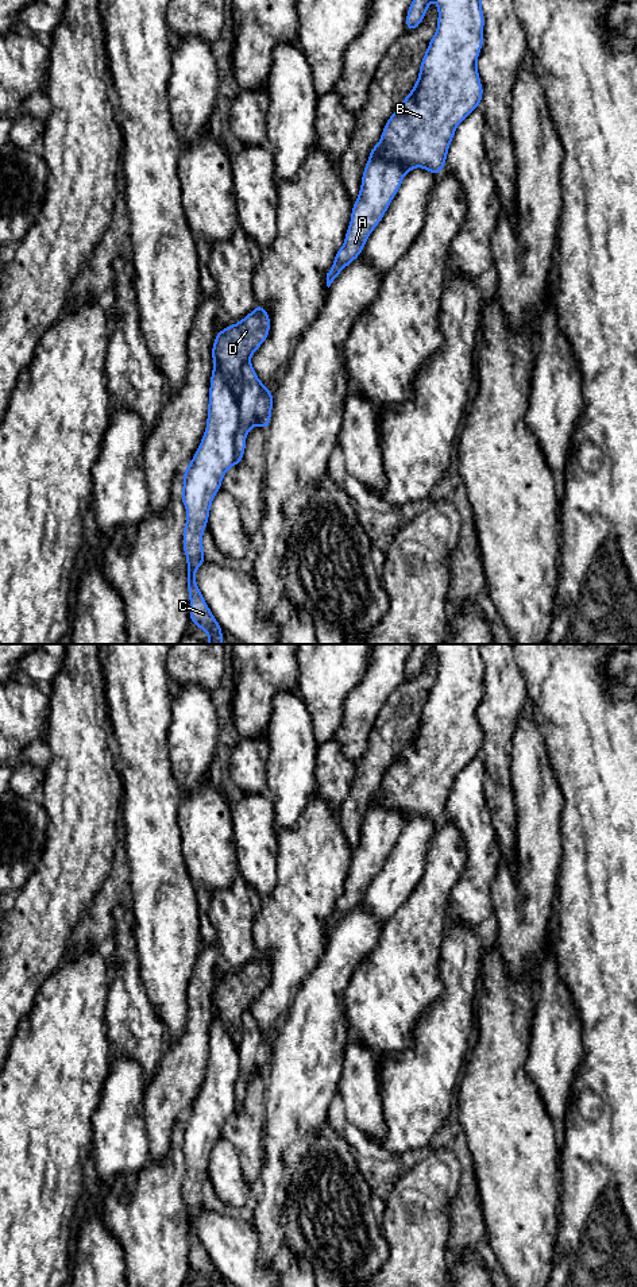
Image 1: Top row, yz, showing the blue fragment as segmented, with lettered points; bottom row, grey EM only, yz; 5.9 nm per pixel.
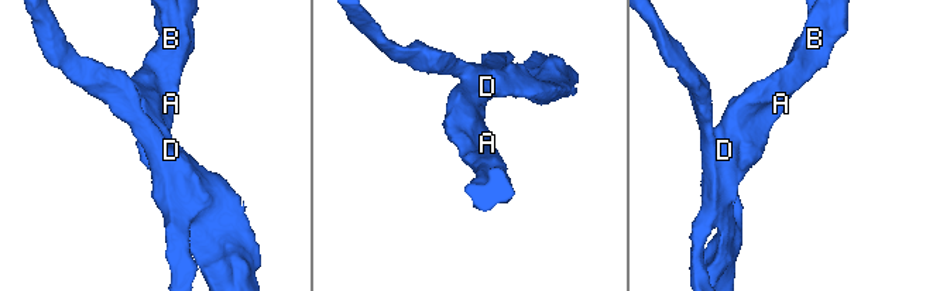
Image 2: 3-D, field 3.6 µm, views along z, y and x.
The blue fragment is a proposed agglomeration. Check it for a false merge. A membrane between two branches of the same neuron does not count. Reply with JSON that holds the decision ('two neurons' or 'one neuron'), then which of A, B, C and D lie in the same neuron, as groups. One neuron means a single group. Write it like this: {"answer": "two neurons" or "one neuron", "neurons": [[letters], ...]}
{"answer": "two neurons", "neurons": [["A", "B", "D"], ["C"]]}

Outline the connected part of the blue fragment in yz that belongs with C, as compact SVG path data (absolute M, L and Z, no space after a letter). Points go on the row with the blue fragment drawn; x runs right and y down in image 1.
M212 347L212 359L206 428L193 459L184 471L181 501L186 506L186 524L182 547L188 564L190 623L209 636L206 644L224 644L221 627L202 598L196 573L205 559L202 533L213 497L221 489L223 477L235 465L235 439L240 416L239 400L225 384L215 347Z

